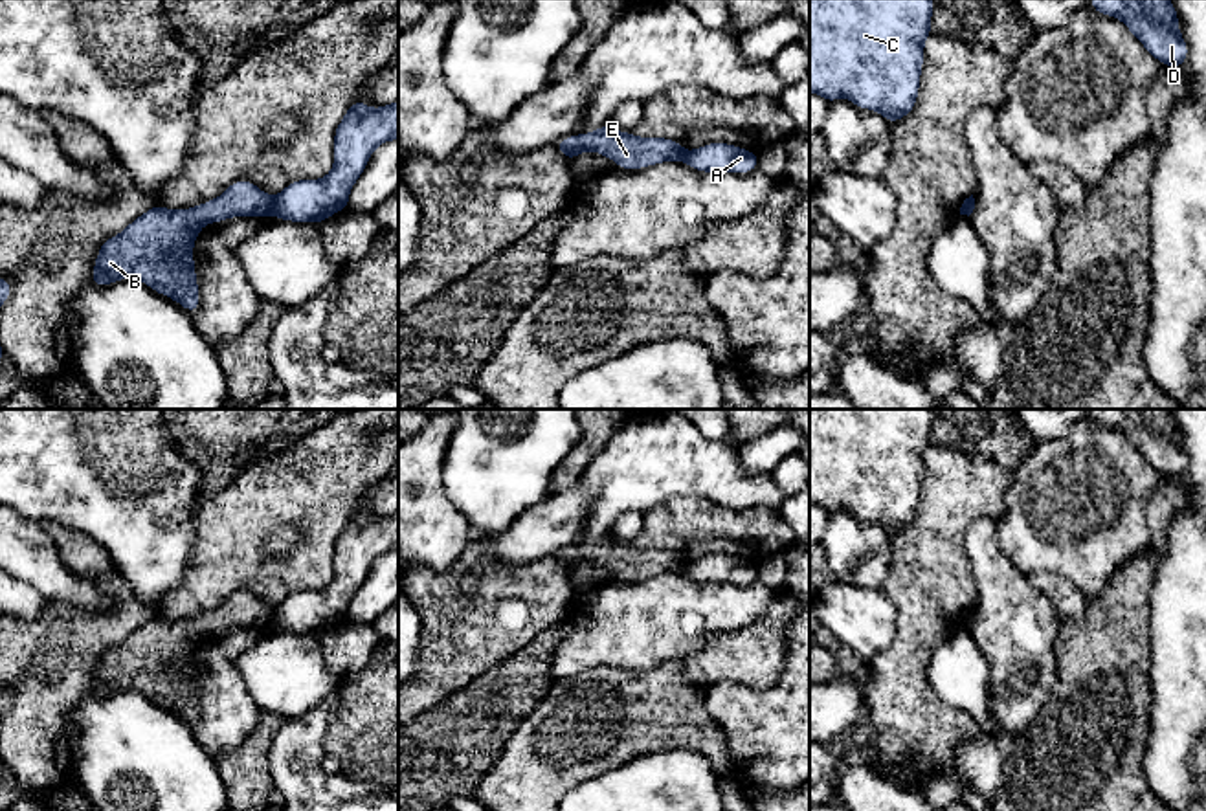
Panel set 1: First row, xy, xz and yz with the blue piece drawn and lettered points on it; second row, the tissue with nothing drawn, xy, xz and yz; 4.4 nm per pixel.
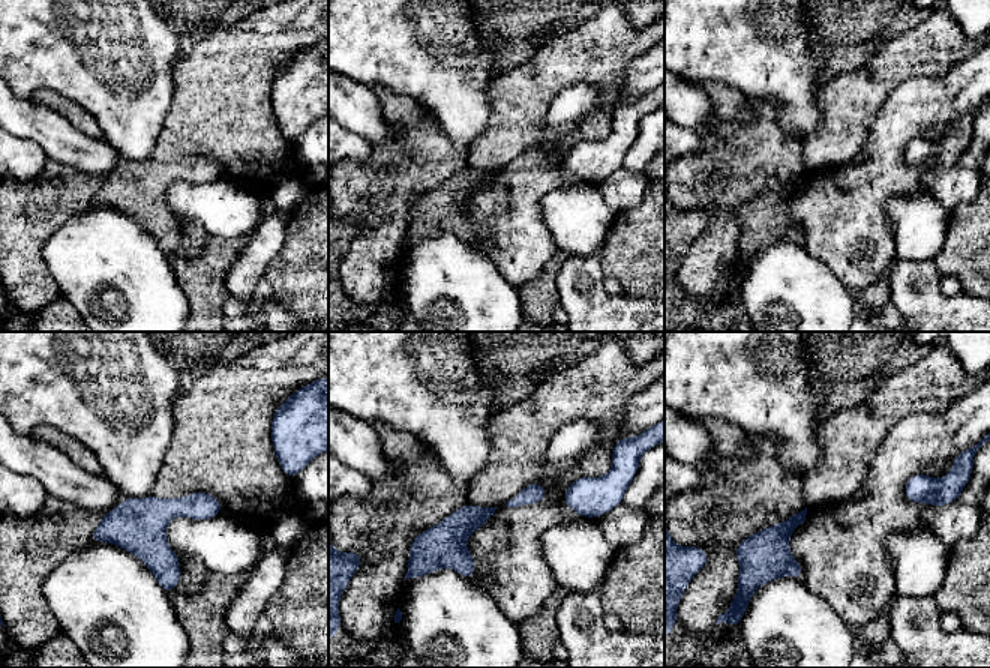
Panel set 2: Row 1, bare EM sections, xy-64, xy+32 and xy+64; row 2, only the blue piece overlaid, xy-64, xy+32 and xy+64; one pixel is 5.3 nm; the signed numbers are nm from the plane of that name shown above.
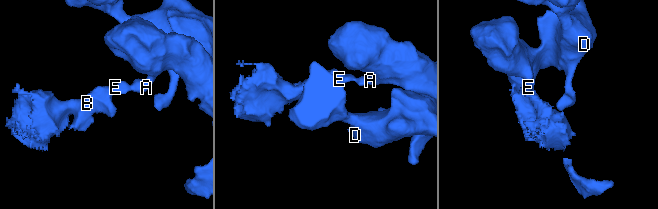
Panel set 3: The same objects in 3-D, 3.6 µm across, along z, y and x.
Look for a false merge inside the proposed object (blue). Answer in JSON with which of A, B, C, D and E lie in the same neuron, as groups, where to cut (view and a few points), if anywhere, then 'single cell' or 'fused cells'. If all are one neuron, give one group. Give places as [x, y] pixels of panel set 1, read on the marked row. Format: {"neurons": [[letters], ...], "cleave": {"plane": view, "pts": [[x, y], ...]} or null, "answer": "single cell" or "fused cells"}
{"neurons": [["A", "C", "D"], ["B", "E"]], "cleave": {"plane": "xy", "pts": [[272, 199], [274, 213]]}, "answer": "fused cells"}

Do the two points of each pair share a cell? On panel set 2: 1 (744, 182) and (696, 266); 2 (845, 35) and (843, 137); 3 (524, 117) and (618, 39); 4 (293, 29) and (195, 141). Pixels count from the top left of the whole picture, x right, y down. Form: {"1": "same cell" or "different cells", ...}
{"1": "same cell", "2": "different cells", "3": "same cell", "4": "same cell"}

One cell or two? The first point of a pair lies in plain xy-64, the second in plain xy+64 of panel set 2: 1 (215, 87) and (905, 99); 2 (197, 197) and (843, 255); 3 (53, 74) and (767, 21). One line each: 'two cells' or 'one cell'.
1: two cells
2: two cells
3: one cell

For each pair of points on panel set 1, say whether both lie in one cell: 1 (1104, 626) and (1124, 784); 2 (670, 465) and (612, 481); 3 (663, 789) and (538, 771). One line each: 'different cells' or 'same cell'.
1: same cell
2: same cell
3: different cells

